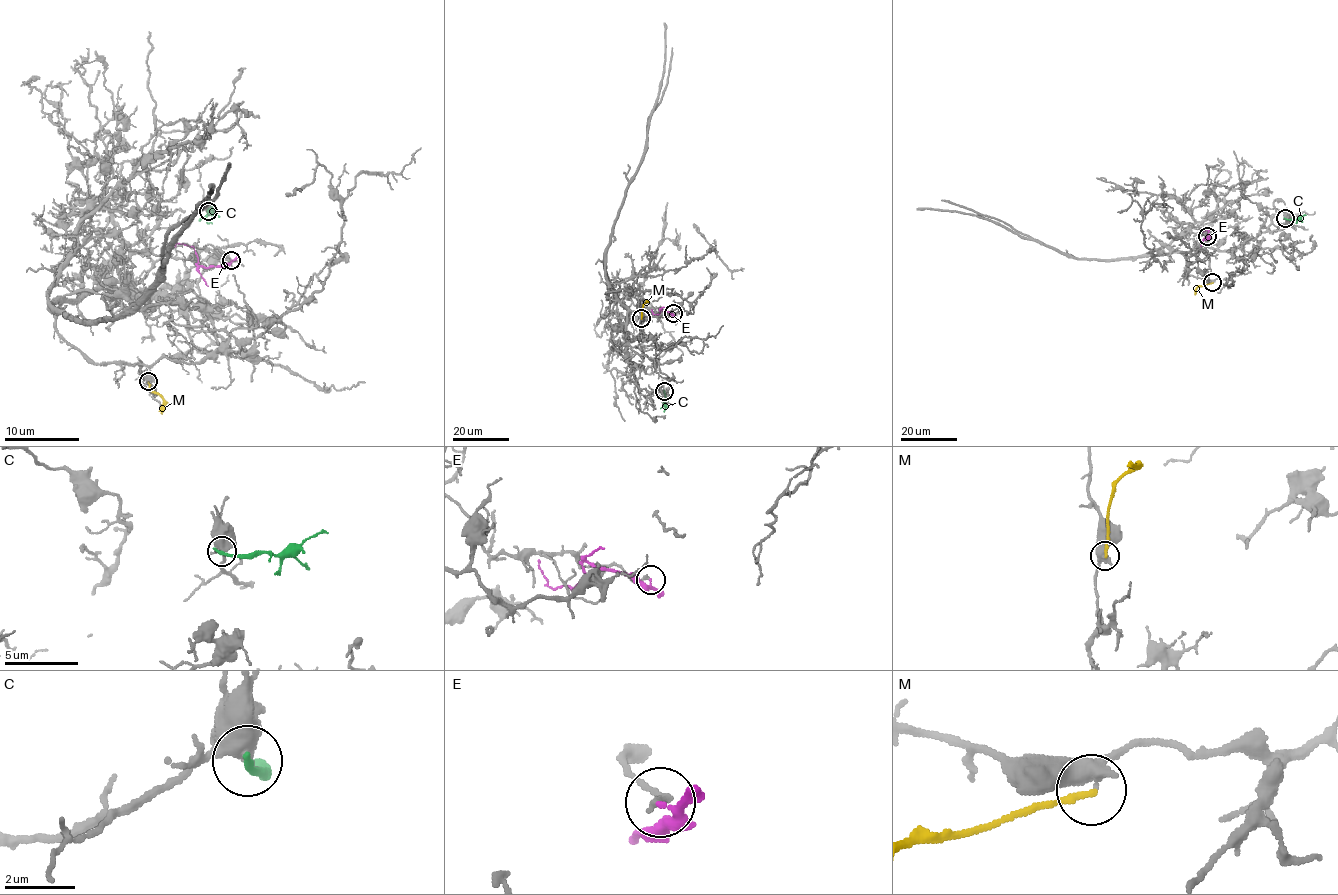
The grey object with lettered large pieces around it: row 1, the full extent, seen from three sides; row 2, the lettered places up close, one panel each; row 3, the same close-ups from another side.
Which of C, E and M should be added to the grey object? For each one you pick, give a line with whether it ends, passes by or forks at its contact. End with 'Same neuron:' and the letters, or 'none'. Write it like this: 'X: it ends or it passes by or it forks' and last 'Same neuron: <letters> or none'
Same neuron: none

